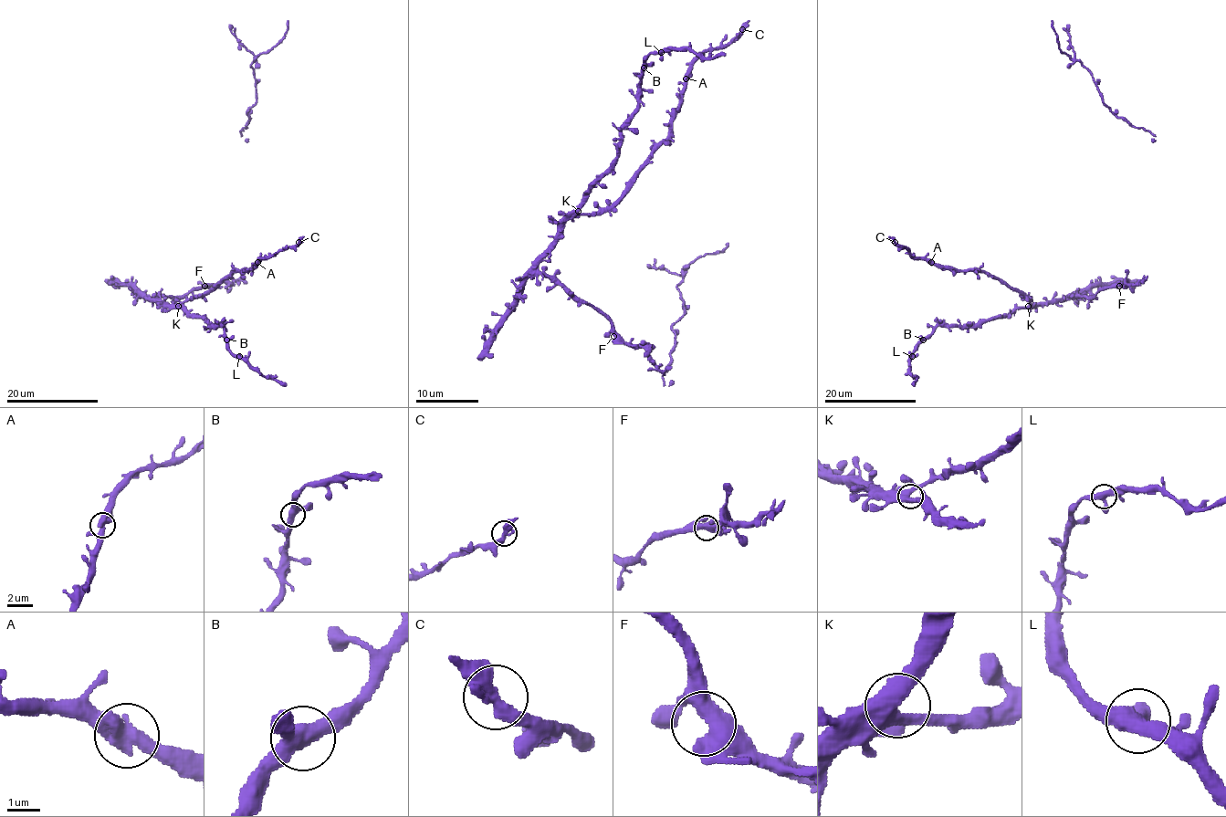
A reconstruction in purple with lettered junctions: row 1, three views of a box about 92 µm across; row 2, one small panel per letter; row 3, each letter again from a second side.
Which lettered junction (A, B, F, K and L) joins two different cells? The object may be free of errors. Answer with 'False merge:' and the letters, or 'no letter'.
False merge: no letter

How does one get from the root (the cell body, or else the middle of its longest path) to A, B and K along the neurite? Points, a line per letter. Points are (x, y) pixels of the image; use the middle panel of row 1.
A: (617, 333), (602, 314), (545, 277), (538, 258), (571, 216), (604, 211), (622, 194), (668, 135), (686, 78)
B: (617, 333), (602, 314), (545, 277), (538, 258), (617, 155), (623, 122), (637, 107), (644, 68)
K: (617, 333), (602, 314), (591, 305), (576, 302), (538, 269), (538, 258), (558, 236), (560, 228), (578, 211)

